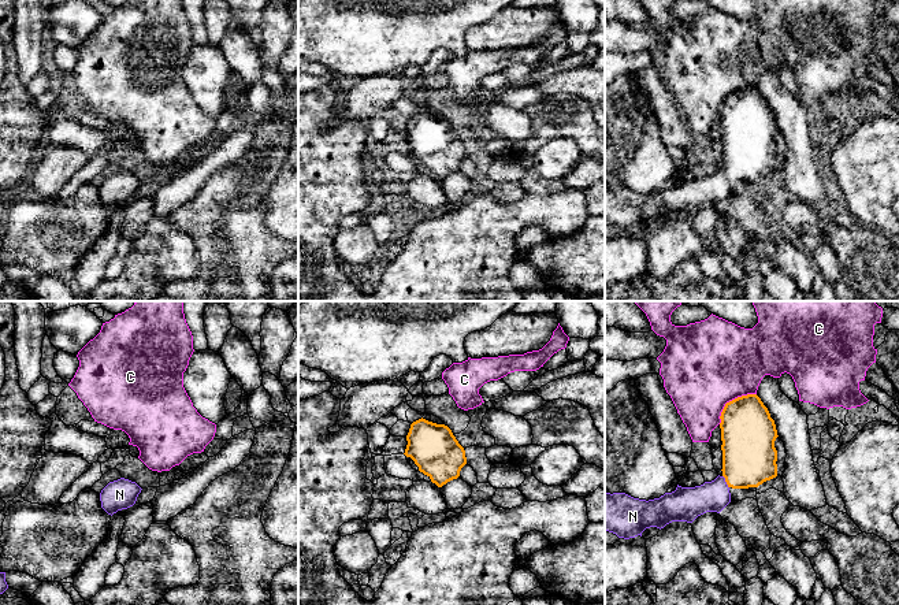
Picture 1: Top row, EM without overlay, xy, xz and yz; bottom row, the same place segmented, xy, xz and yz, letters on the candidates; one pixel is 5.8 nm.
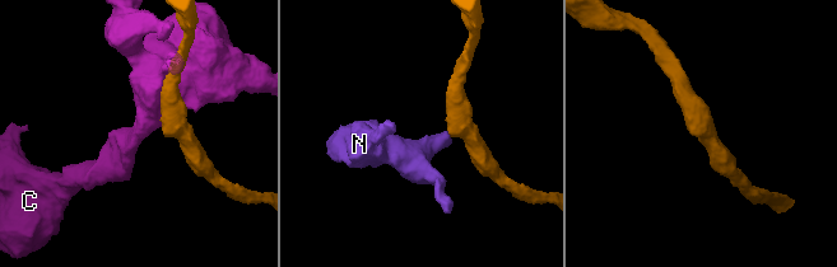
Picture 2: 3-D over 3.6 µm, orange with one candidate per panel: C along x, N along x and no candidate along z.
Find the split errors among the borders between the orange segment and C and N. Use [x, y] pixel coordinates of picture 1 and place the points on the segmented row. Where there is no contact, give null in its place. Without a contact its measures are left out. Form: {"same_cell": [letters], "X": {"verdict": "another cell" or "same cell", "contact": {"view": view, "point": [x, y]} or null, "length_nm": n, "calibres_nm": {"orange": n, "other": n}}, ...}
{"same_cell": ["N"], "C": {"verdict": "another cell", "contact": {"view": "yz", "point": [732, 400]}, "length_nm": 280, "calibres_nm": {"orange": 320, "other": 500}}, "N": {"verdict": "same cell", "contact": {"view": "yz", "point": [725, 481]}, "length_nm": 90, "calibres_nm": {"orange": 320, "other": 190}}}

